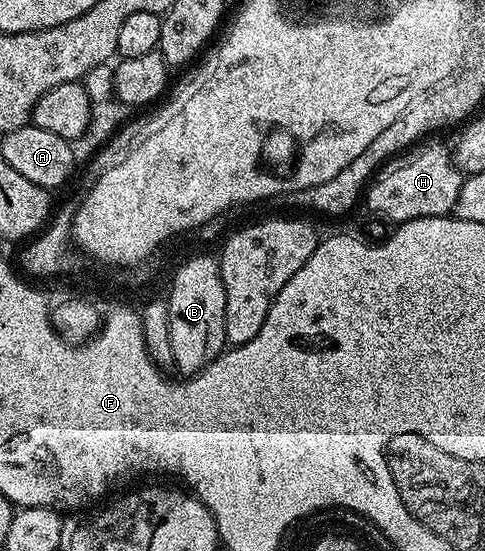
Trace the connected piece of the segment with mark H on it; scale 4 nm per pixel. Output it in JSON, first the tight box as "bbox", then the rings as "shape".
{"bbox":[364,142,463,225],"shape":[[[430,142],[419,143],[387,160],[374,173],[364,192],[364,204],[366,200],[375,217],[399,225],[416,218],[449,216],[453,213],[456,198],[462,189],[463,173],[455,164],[449,147],[426,143]]]}

